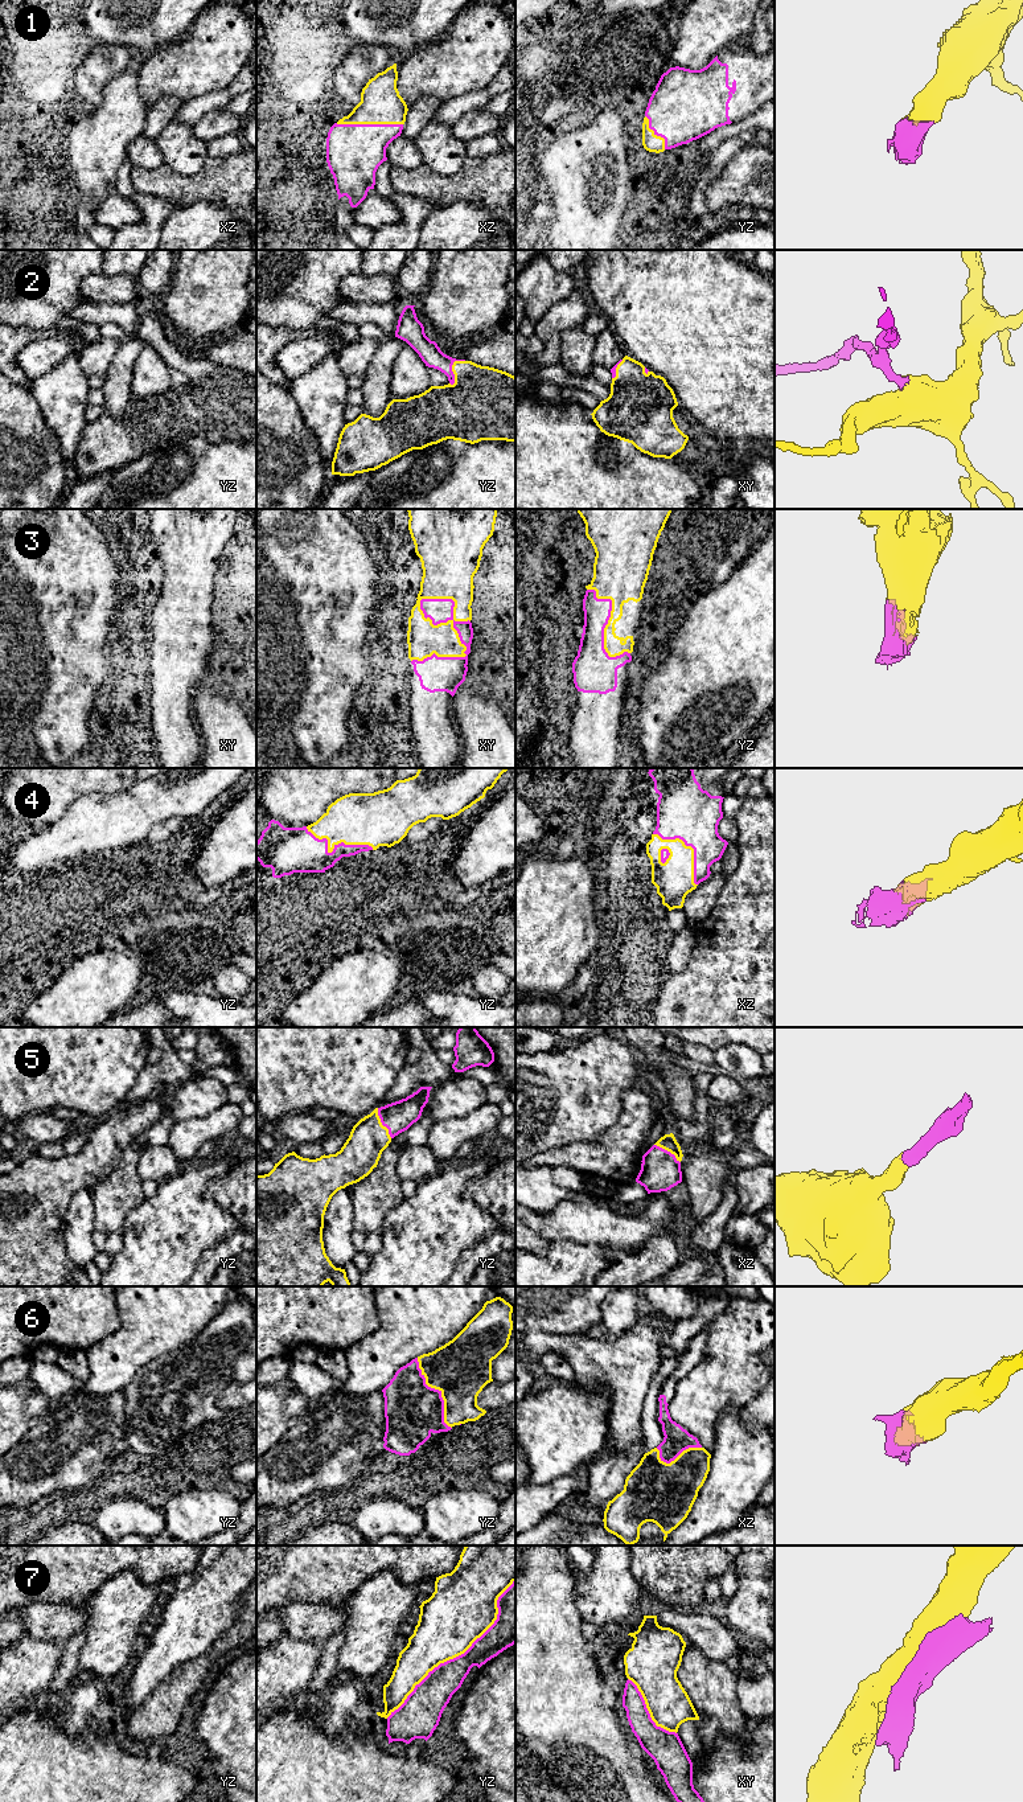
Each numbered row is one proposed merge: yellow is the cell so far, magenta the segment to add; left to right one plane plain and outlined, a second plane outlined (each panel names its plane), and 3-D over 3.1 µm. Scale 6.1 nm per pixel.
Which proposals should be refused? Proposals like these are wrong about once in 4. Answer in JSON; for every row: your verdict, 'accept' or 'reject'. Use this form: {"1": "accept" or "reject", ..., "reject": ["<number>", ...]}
{"1": "accept", "2": "accept", "3": "accept", "4": "accept", "5": "accept", "6": "accept", "7": "reject", "reject": ["7"]}

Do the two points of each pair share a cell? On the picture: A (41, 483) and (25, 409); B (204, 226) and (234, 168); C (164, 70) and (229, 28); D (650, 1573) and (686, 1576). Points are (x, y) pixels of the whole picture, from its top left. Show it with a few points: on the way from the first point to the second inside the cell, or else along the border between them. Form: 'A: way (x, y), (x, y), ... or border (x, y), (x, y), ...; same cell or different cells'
A: way (25, 464), (25, 427); same cell
B: border (221, 204), (197, 201), (187, 208); different cells
C: way (180, 69), (188, 69), (213, 44); same cell
D: way (660, 1572), (677, 1572); same cell

